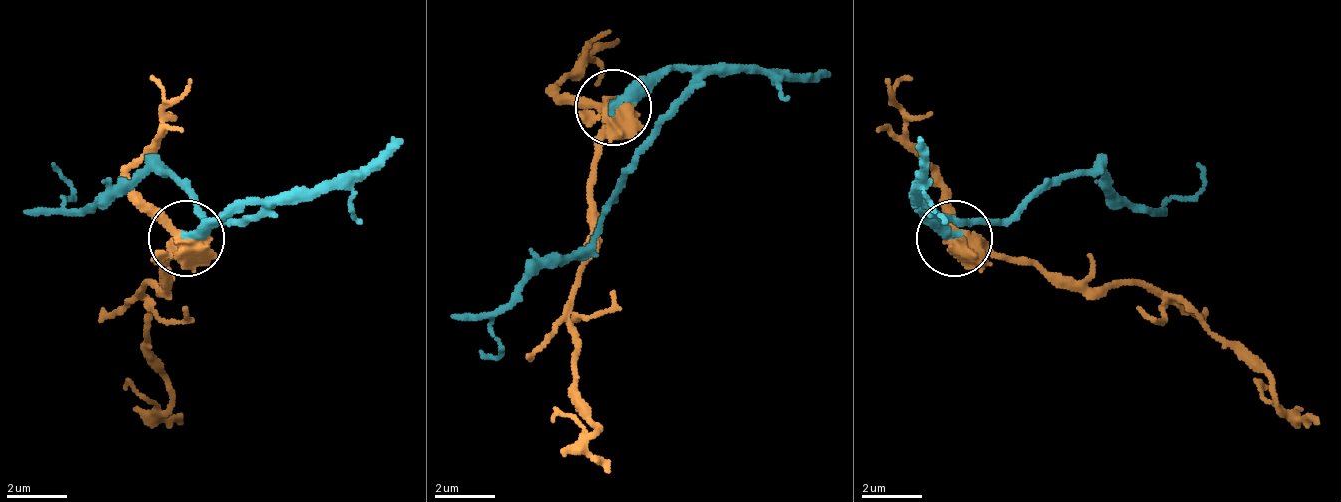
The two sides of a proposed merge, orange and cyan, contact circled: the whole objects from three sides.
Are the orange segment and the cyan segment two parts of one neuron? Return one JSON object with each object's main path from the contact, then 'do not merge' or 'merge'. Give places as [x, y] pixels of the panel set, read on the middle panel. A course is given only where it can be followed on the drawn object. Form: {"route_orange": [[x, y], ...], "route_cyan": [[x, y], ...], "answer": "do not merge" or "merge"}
{"route_orange": [[615, 105], [570, 333], [577, 402], [600, 424], [585, 439], [608, 470]], "route_cyan": [[615, 105], [676, 67], [691, 75], [638, 166], [608, 196], [600, 234], [501, 310], [501, 348], [479, 348]], "answer": "merge"}

